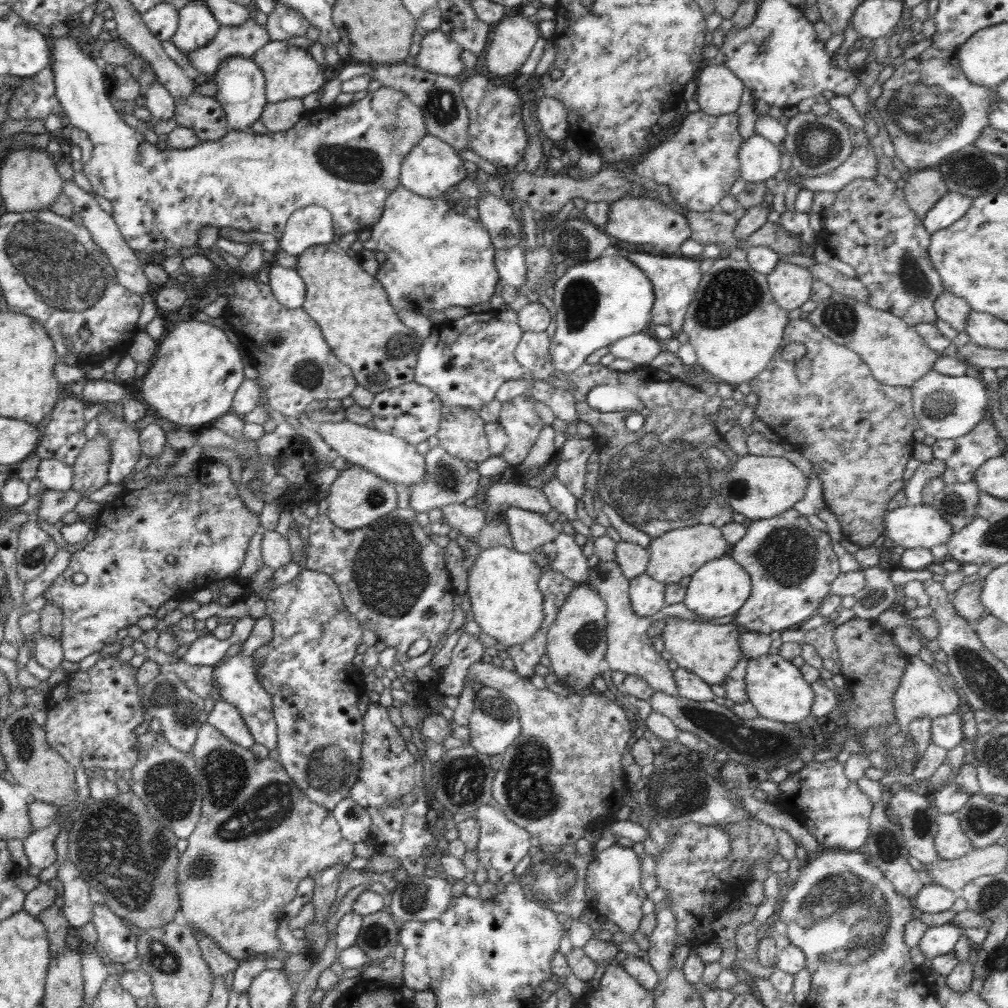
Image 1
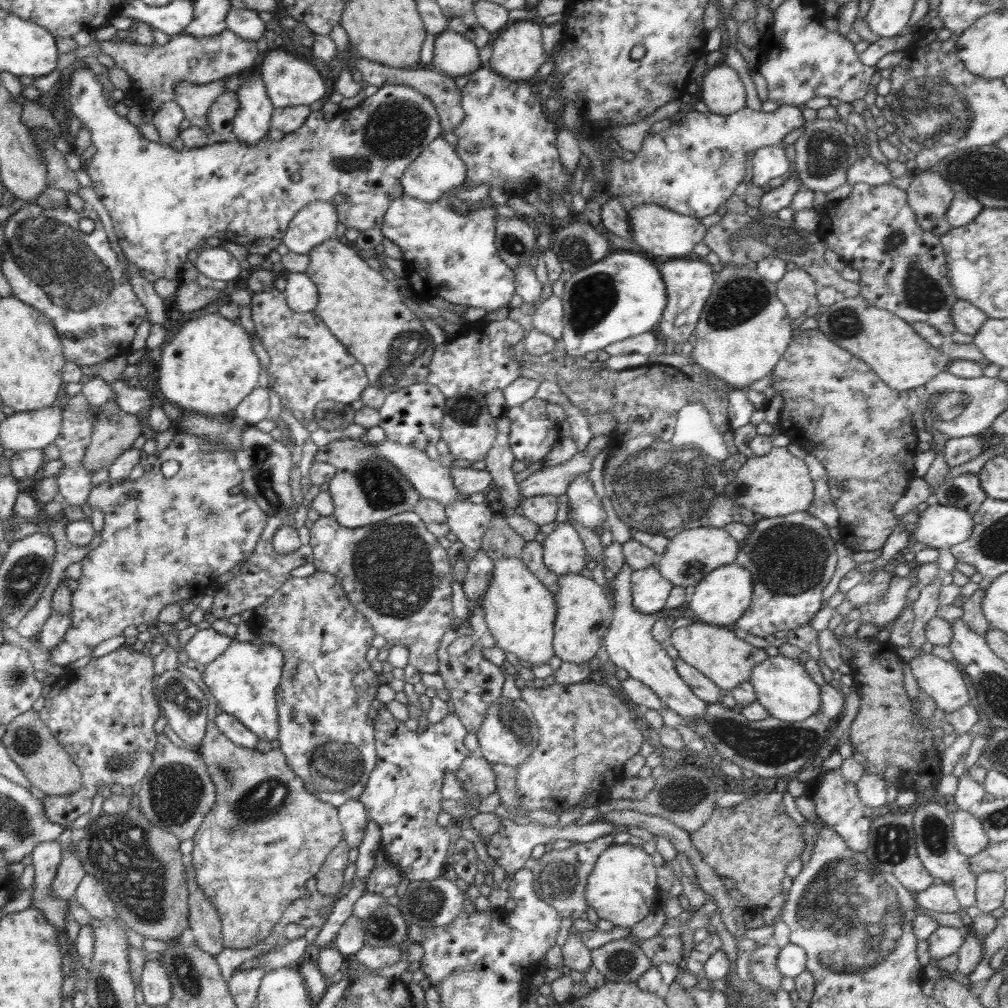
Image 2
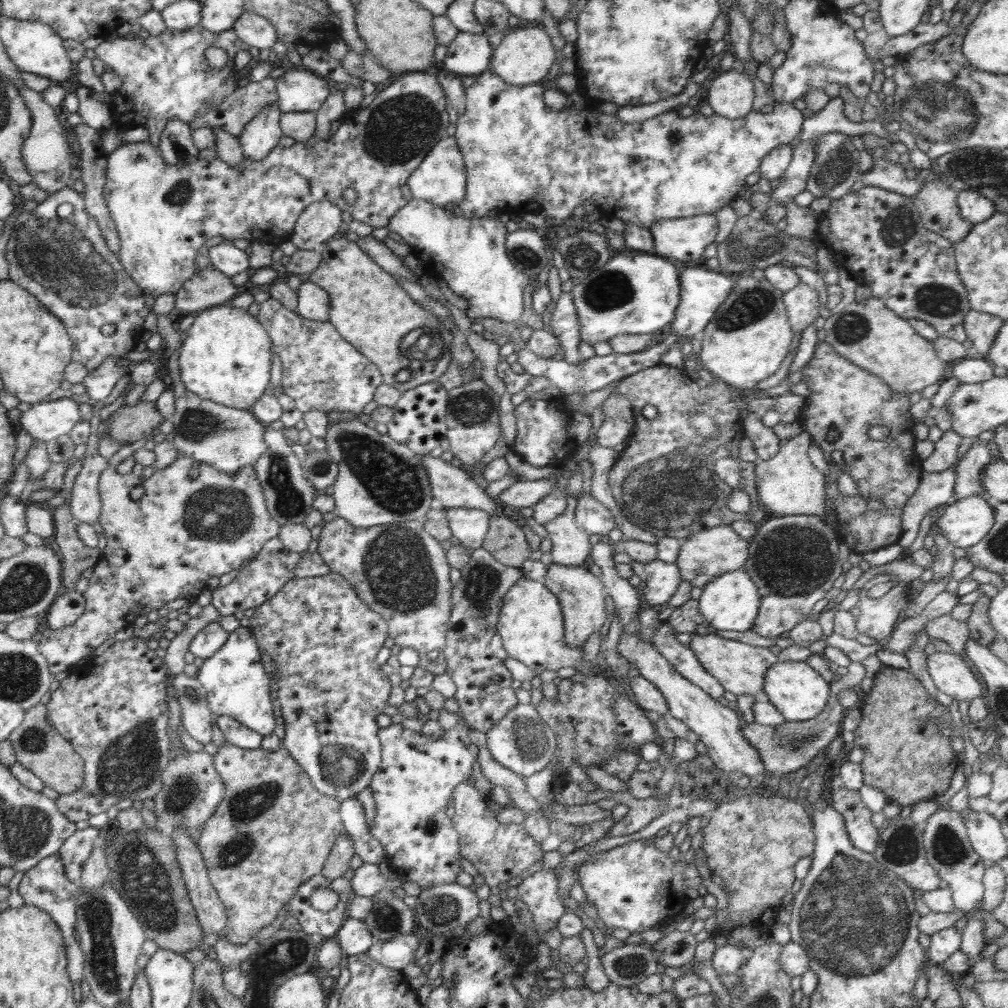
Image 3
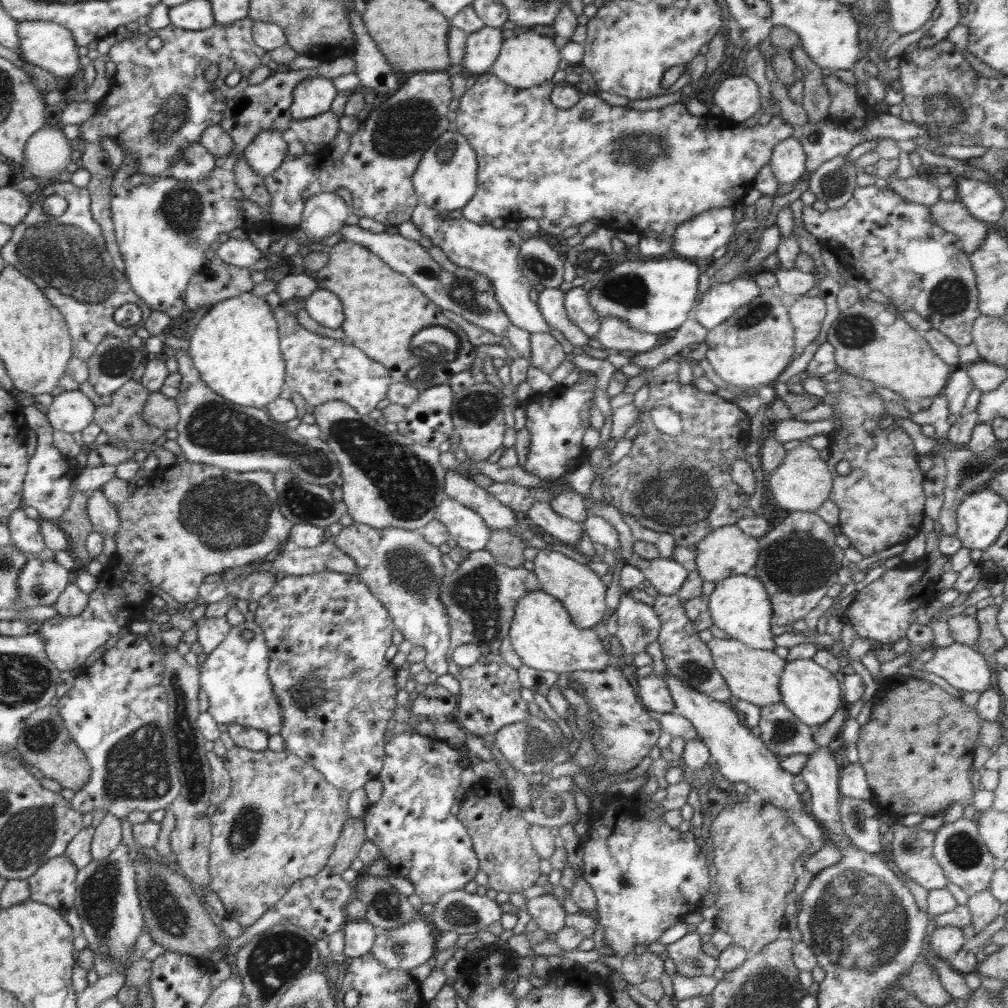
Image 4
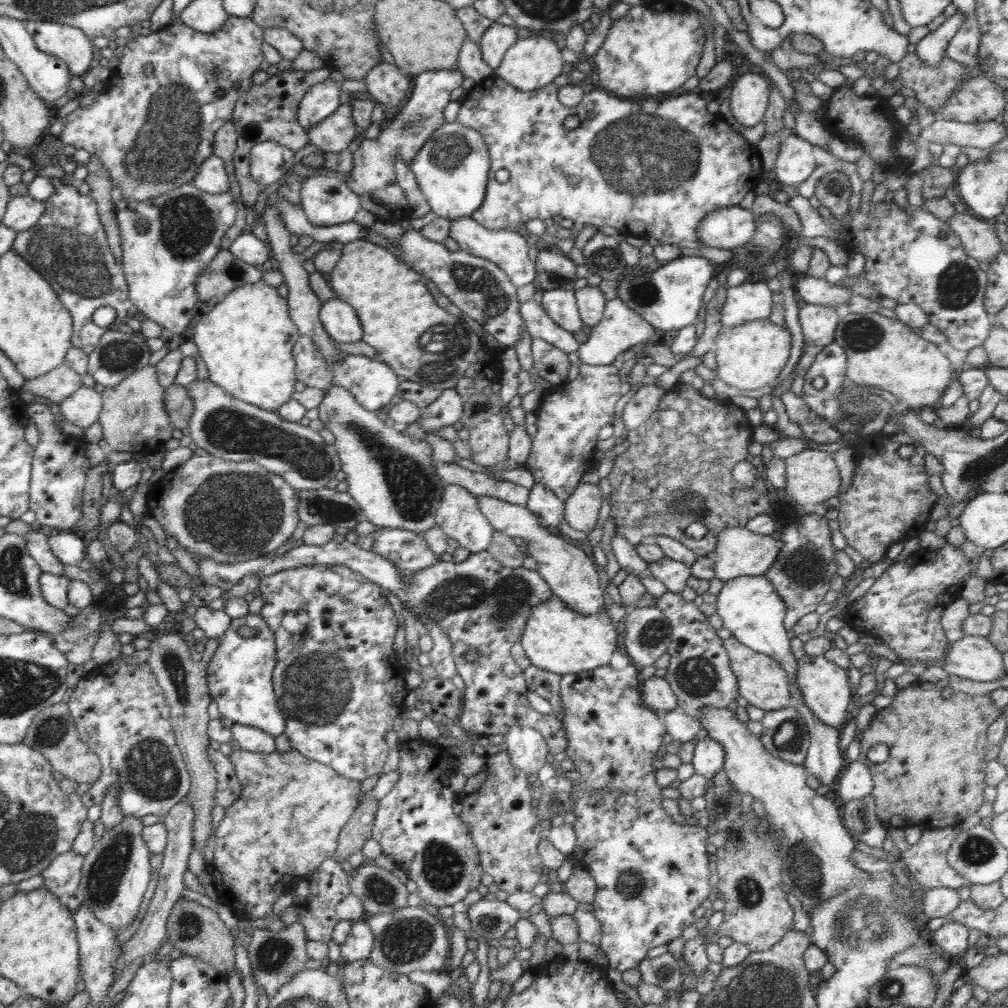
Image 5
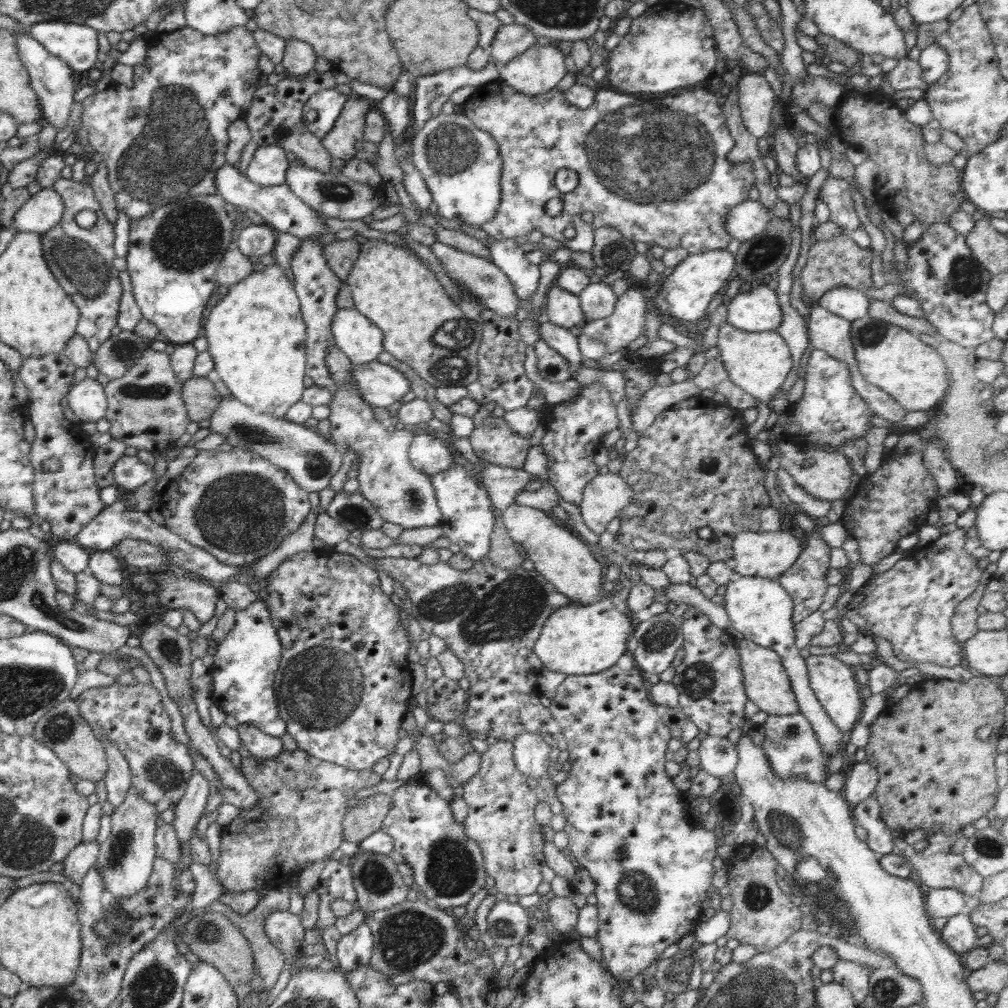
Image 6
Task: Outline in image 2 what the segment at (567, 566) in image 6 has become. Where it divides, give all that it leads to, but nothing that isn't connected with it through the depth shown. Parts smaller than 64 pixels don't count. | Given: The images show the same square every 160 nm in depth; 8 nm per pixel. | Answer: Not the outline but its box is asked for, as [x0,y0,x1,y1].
[371,438,613,665]

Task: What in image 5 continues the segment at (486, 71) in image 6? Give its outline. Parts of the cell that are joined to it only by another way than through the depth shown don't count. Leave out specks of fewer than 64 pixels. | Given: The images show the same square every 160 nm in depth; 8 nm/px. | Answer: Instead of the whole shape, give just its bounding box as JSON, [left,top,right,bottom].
[345,69,462,223]

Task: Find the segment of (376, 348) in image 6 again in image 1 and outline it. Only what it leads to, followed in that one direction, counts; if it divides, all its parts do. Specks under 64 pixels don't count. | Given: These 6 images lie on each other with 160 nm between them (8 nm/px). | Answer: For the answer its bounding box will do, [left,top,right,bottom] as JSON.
[268,263,306,308]

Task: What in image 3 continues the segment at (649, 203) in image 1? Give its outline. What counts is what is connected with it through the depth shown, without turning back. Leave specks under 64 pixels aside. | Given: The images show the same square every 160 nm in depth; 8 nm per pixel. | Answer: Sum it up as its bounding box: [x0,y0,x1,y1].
[649,214,719,262]

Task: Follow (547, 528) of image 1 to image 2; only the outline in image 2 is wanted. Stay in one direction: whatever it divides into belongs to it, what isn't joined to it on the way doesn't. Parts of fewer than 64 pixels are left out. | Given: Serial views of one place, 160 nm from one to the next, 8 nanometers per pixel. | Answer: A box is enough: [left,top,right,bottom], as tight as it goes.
[486,414,522,508]

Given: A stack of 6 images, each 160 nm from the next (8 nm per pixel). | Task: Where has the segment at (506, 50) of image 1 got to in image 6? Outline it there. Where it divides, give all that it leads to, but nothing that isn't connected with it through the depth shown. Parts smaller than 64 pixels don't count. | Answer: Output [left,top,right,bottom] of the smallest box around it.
[498,43,569,95]

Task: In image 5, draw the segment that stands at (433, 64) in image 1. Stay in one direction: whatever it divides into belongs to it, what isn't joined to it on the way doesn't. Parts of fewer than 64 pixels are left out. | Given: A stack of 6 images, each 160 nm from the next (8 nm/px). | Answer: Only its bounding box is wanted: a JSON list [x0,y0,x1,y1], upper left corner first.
[479,21,517,68]

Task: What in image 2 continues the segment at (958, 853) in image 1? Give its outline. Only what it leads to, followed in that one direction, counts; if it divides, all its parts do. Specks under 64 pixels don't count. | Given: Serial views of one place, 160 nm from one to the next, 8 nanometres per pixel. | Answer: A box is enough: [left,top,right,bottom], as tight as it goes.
[951,809,992,856]

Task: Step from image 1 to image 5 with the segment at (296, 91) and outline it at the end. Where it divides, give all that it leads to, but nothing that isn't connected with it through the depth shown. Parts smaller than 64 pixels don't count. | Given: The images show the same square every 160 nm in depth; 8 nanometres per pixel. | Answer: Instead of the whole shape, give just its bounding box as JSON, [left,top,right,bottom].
[297,79,341,130]

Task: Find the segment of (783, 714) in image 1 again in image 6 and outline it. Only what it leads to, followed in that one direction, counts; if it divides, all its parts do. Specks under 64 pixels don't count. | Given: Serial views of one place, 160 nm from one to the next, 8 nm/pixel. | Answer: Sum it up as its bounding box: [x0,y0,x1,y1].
[805,655,864,735]

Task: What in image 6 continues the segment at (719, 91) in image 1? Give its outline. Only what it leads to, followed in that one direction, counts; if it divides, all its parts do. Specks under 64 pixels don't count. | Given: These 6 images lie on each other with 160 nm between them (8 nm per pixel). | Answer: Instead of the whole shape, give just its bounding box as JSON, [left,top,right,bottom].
[736,73,774,138]

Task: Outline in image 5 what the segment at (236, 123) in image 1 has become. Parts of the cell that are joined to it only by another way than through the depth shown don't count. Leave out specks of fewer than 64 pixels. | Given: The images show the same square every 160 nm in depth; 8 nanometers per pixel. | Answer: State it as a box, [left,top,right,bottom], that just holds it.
[249,141,298,186]

